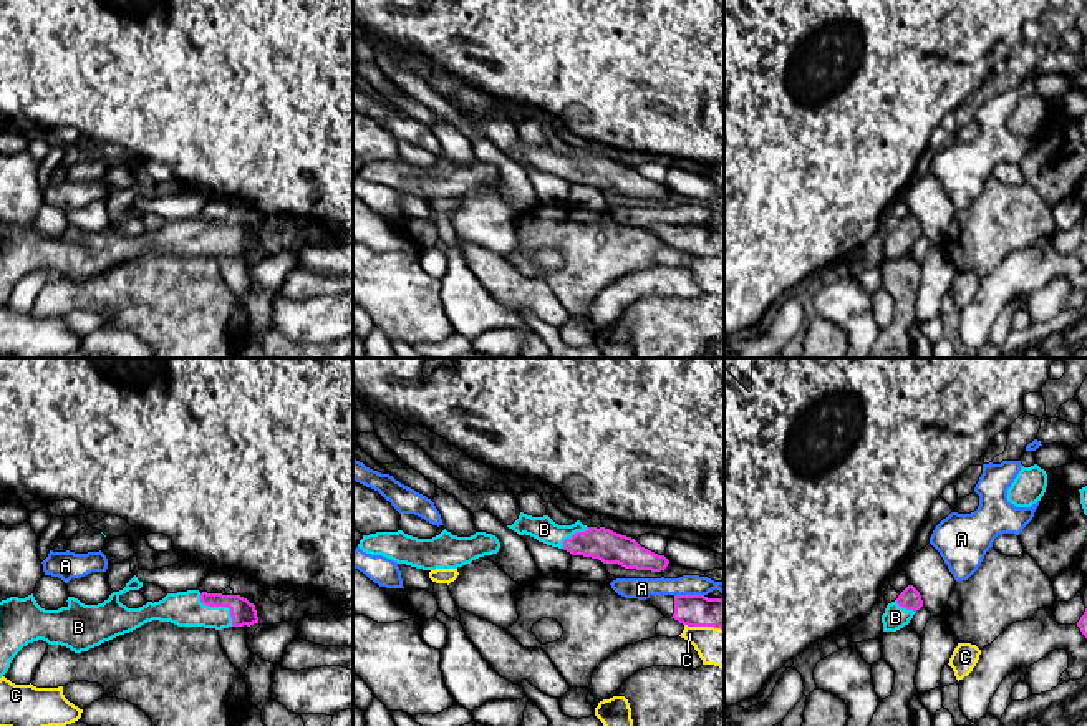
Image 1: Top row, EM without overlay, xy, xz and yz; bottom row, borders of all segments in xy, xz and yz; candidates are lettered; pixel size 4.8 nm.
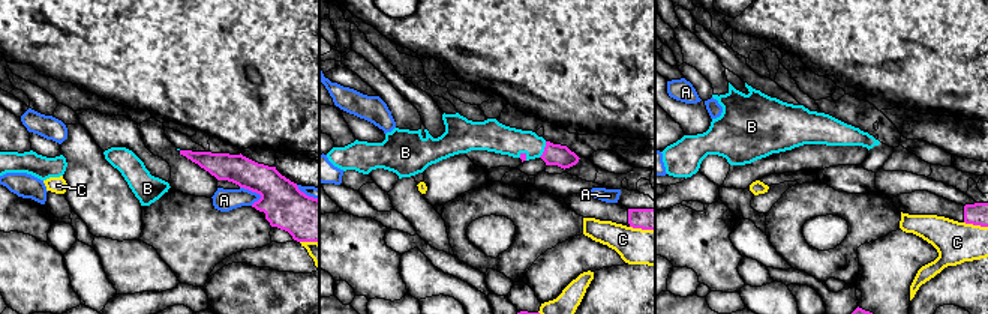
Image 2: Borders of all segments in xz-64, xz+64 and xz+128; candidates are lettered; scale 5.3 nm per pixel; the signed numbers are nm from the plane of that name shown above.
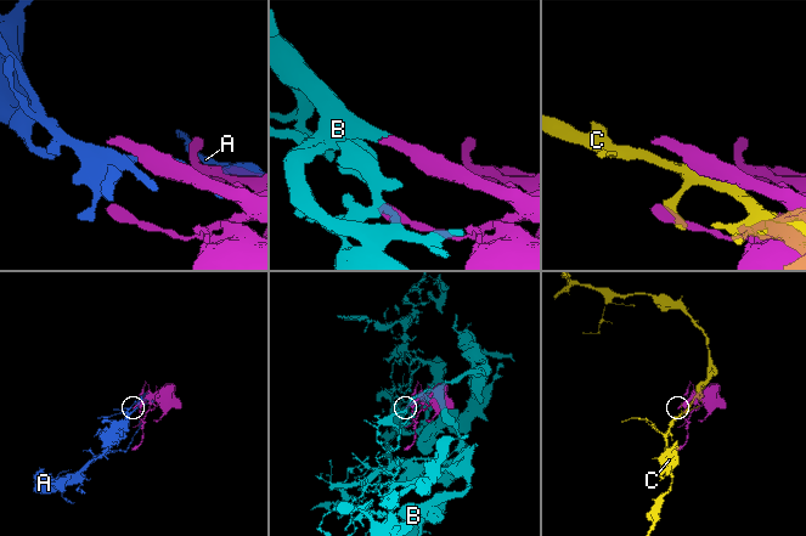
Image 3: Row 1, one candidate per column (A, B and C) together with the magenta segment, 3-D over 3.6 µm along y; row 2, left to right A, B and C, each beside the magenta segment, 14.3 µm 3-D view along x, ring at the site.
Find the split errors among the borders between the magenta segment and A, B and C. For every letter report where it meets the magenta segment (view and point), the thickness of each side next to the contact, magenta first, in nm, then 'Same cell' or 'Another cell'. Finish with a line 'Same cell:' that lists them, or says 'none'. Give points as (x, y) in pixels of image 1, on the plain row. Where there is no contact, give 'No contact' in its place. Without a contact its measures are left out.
A: Touches magenta at xz (688, 224). Thickness 160 nm (magenta) against 100 nm. Another cell
B: Touches magenta at xy (221, 234). Thickness 120 nm (magenta) against 180 nm. Same cell
C: Touches magenta at xz (705, 254). Thickness 160 nm (magenta) against 180 nm. Another cell
Same cell: B

